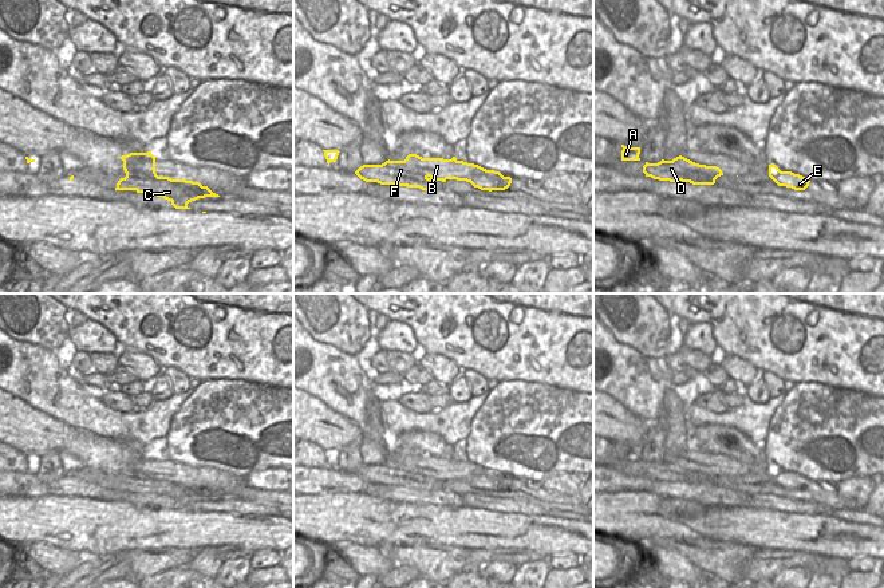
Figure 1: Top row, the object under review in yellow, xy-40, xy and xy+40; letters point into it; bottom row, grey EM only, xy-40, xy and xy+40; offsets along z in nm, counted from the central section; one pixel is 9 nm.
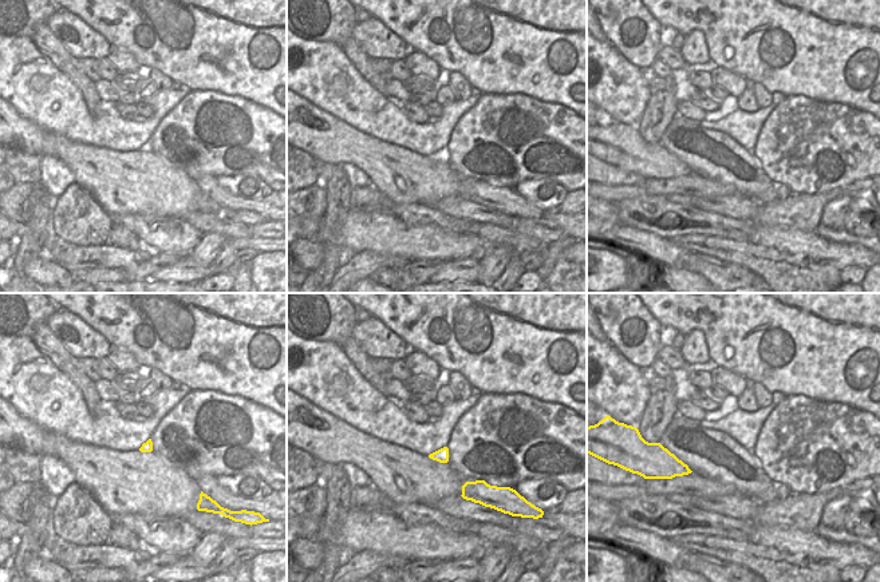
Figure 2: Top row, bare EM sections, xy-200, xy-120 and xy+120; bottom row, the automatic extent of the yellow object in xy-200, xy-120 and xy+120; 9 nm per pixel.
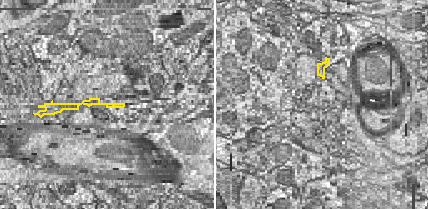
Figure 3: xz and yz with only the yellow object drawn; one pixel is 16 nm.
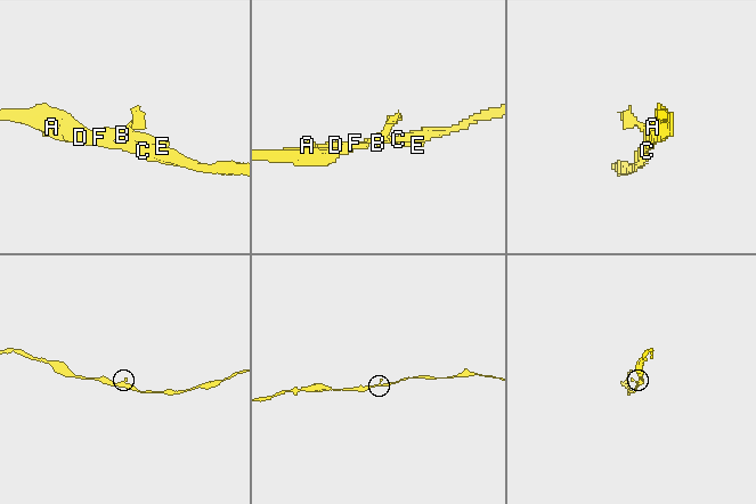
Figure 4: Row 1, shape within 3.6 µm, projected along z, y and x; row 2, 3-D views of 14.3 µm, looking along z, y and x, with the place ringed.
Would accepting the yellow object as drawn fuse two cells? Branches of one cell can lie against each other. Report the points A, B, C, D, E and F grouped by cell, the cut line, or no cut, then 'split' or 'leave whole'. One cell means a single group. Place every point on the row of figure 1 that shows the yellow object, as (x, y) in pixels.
groups A B C D E F; cut none; leave whole

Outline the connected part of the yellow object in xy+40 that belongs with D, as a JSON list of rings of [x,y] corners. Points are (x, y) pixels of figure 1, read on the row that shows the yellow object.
[[[682,155],[672,161],[646,162],[643,173],[646,177],[659,181],[682,181],[692,185],[714,185],[715,179],[723,175],[722,170],[717,166],[699,165]]]

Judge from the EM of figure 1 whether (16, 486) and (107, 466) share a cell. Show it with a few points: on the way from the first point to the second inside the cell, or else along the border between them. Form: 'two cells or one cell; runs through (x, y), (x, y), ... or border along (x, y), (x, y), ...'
two cells; border along (71, 481), (98, 496)

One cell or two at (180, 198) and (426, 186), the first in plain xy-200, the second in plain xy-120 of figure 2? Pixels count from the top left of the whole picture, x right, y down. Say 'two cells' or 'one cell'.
one cell

